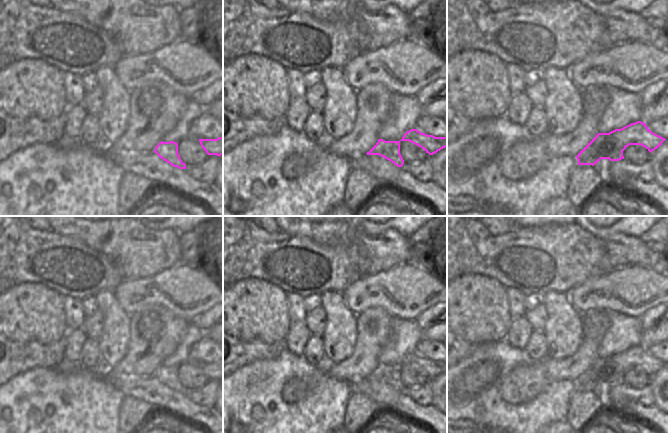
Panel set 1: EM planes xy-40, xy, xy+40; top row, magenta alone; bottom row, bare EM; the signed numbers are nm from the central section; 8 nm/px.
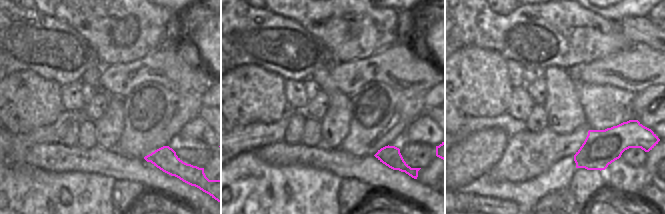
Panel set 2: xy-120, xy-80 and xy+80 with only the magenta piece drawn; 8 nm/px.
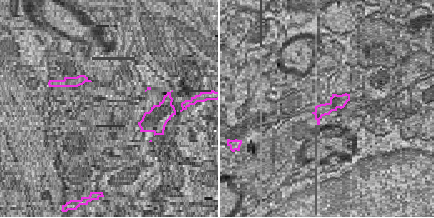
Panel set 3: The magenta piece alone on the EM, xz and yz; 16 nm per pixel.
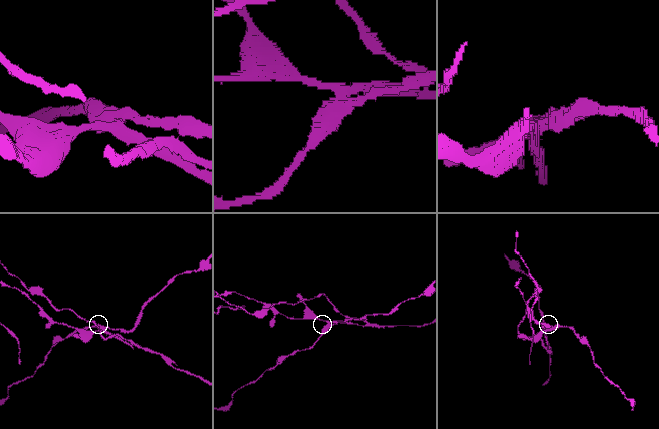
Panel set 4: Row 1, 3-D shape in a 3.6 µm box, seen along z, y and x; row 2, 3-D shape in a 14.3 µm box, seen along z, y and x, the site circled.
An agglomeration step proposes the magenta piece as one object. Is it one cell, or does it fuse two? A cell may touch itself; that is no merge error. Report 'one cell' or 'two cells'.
two cells

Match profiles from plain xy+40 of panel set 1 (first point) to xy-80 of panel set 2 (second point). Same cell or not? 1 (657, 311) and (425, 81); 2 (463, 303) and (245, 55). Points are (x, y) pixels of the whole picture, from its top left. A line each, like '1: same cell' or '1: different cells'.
1: different cells
2: different cells

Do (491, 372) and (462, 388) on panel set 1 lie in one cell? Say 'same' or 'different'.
same

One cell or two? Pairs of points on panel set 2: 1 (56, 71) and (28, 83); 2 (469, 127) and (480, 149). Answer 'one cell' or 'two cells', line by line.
1: two cells
2: two cells

